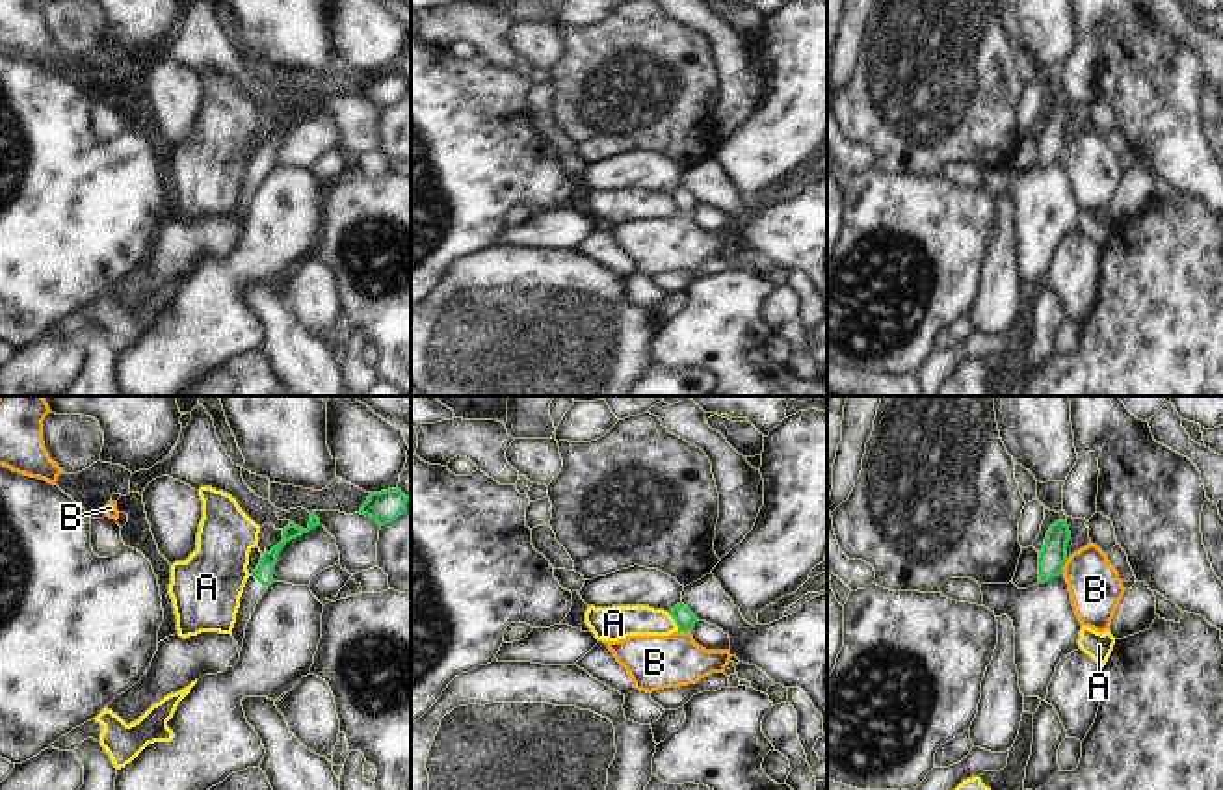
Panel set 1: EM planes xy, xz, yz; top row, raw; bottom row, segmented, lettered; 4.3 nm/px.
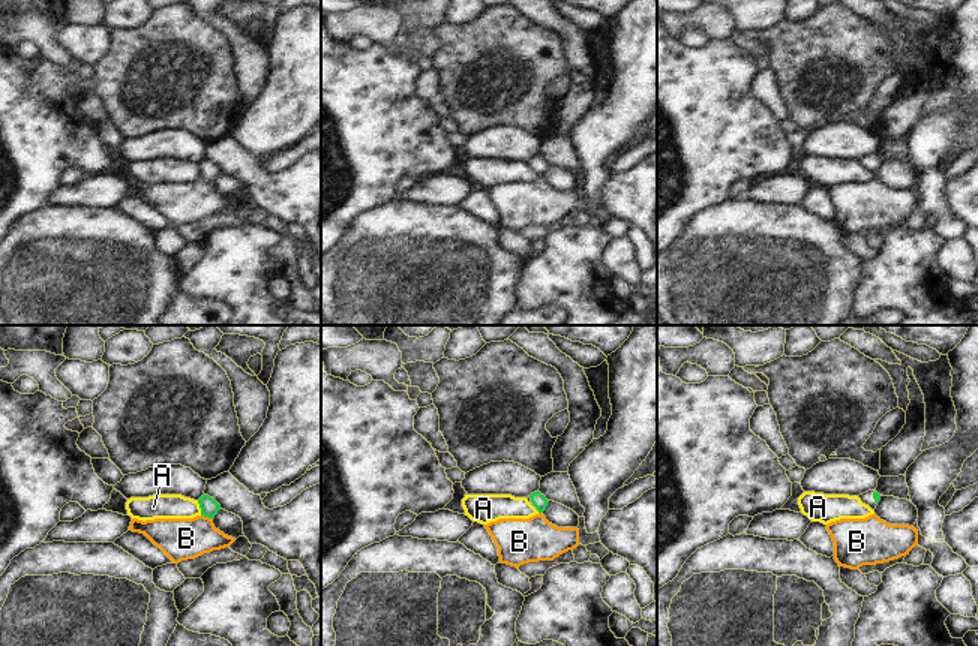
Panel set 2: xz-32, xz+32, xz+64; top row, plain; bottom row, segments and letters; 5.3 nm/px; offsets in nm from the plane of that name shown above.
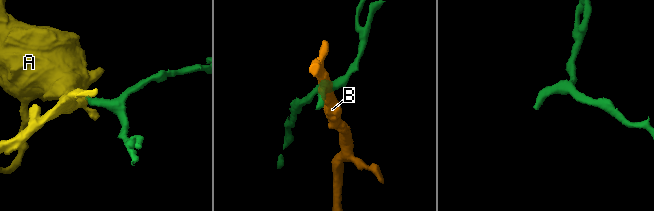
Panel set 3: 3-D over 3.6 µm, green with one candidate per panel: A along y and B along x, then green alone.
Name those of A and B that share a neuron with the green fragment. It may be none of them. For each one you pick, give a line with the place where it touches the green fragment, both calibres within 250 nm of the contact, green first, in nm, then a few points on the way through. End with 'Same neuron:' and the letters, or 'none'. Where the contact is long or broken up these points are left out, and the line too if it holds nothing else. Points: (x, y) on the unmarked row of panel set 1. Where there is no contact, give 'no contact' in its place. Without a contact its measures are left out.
Same neuron: none

